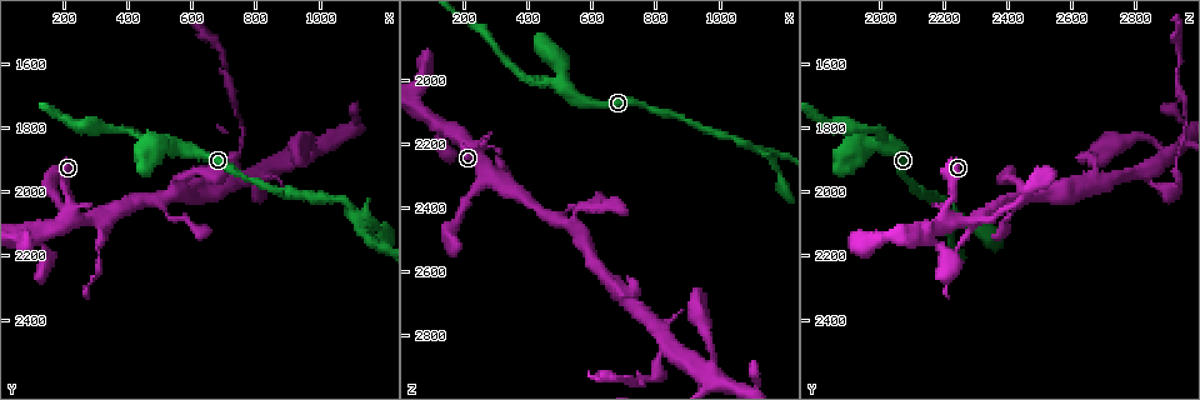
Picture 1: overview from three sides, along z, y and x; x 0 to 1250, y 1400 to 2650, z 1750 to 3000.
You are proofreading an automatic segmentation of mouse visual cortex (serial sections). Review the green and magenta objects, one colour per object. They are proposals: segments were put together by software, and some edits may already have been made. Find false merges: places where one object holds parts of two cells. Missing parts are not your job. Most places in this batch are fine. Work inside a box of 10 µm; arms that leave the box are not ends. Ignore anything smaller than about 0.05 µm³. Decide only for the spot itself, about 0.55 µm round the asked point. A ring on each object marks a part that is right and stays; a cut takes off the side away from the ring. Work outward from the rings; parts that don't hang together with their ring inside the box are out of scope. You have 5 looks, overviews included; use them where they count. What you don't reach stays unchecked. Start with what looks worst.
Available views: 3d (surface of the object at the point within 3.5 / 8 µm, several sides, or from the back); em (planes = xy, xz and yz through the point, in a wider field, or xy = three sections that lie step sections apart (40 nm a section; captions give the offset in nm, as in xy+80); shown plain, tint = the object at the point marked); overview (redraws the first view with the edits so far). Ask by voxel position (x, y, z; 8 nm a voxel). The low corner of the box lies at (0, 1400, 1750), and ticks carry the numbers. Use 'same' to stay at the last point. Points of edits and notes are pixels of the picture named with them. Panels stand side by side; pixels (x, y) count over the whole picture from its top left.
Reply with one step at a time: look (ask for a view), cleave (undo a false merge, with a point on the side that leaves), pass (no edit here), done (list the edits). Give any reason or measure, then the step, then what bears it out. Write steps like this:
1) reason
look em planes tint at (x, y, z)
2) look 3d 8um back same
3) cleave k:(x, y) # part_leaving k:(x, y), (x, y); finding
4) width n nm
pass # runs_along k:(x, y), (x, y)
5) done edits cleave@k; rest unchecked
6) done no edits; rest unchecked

a fork
look 3d 3.5um at (1110, 2080, 2210)

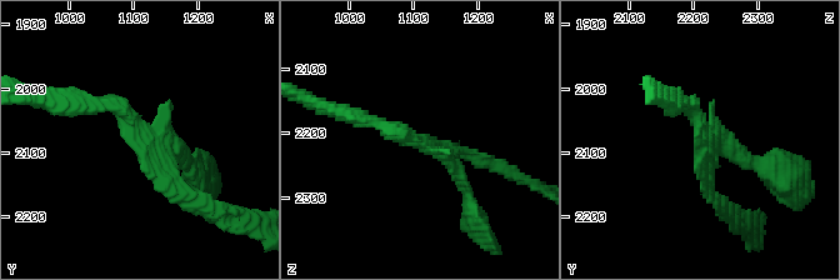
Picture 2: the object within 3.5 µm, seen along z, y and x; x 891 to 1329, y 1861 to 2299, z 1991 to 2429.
need the tissue
look em xy step 1 tint at (1105, 2080, 2215)

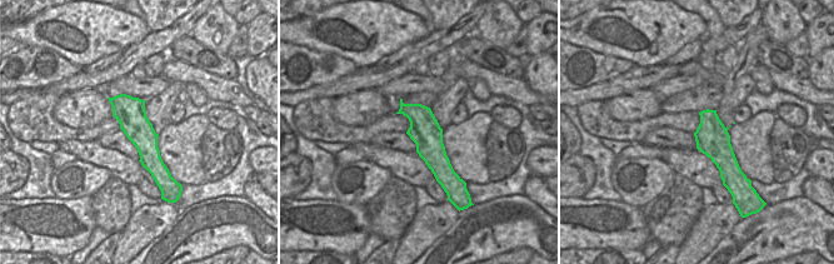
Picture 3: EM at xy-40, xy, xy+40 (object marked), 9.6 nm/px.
cut it another way
look em xy step 3 tint same

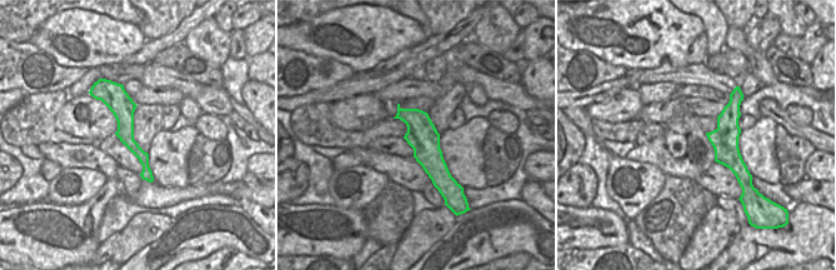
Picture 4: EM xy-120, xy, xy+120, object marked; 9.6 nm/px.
cleave 2:(468, 195) # border 4:(716, 129), (744, 174); two cells meet here

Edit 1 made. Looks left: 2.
three-way junction
look 3d 3.5um at (220, 2070, 2200)

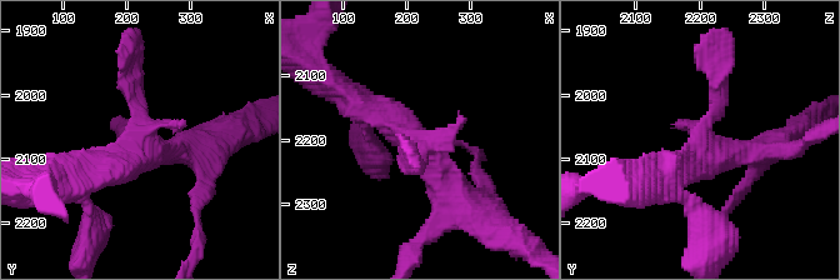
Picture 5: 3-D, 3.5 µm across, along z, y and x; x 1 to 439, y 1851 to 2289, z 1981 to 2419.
need the tissue
look em xy step 2 tint at (230, 2080, 2210)

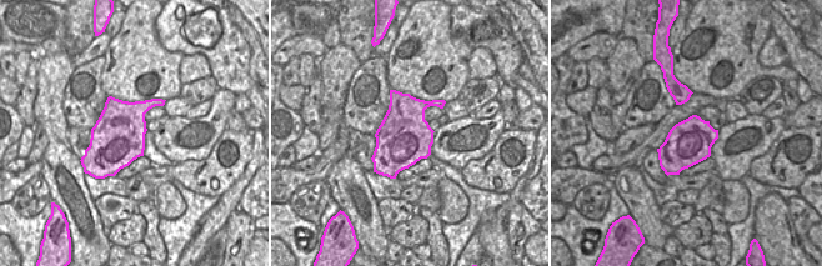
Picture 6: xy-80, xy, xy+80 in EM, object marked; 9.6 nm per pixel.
pass # runs_along 5:(128, 66), (146, 154), (185, 146); one cell here

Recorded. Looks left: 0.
done edits cleave@2; rest unchecked

